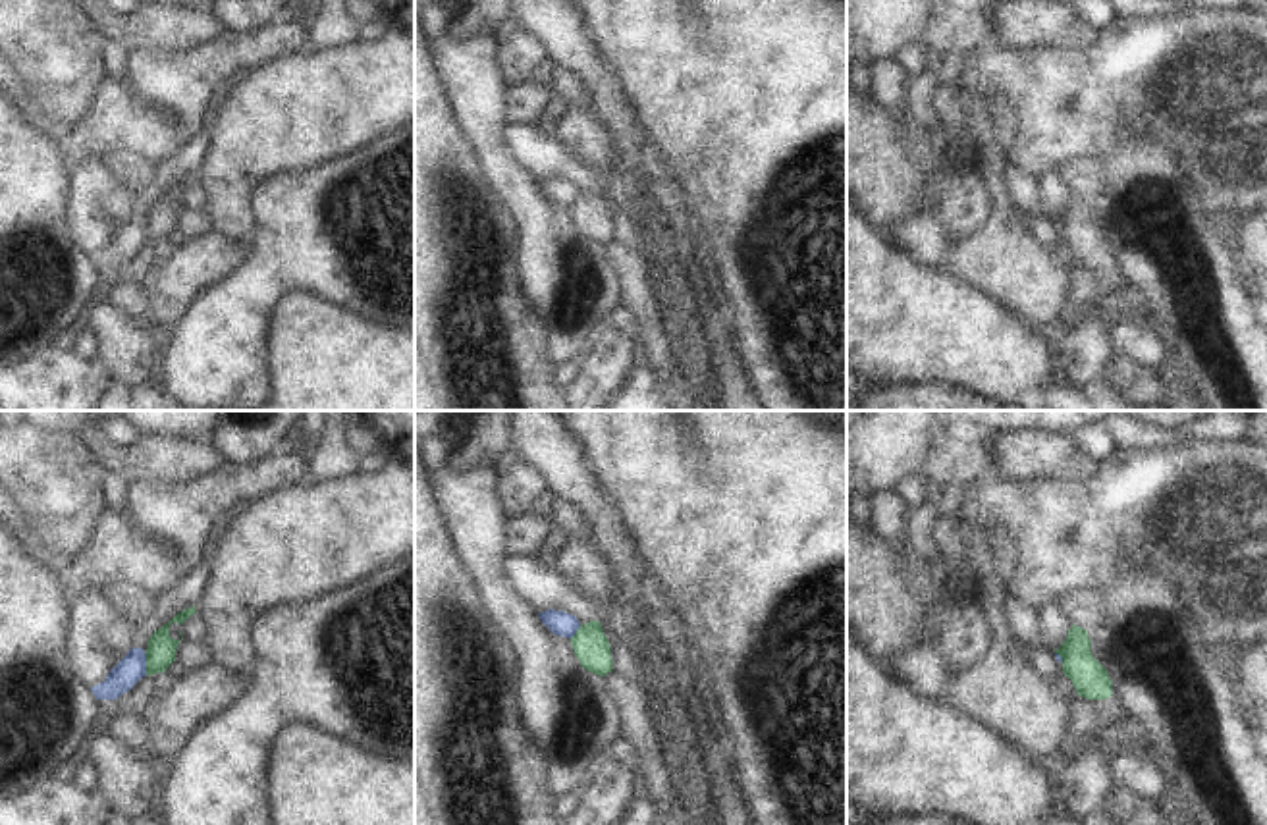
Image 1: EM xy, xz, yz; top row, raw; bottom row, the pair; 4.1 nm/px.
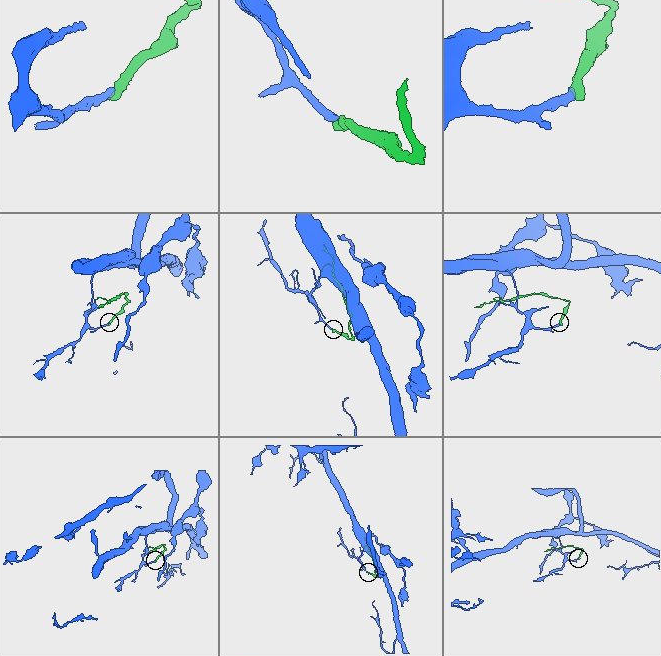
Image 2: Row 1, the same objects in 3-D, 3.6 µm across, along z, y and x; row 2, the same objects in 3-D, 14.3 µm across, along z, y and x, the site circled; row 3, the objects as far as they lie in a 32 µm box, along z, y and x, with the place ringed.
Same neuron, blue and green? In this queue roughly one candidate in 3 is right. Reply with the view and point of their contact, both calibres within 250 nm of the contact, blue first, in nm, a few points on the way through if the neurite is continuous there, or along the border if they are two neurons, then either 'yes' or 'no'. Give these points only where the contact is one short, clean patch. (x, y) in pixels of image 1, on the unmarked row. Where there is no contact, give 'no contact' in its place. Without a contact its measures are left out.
contact xy (145, 232); calibres 110 and 120 nm; border xy (145, 222), (147, 241); no

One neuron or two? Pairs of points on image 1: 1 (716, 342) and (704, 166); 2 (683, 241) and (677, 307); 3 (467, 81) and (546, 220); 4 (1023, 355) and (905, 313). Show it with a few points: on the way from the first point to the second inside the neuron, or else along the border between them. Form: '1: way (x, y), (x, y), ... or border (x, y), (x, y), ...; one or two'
1: border (724, 309), (733, 326), (735, 353); two
2: border (670, 228), (673, 234), (675, 265), (699, 315); two
3: way (483, 116), (494, 157), (515, 186); one
4: way (994, 353), (951, 332), (934, 328); one

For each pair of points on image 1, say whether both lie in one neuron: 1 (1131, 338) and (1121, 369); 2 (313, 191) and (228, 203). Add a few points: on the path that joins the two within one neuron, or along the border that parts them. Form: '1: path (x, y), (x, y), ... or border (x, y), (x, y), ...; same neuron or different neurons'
1: border (1117, 355), (1158, 371); different neurons
2: border (288, 172), (253, 189), (255, 234), (247, 241); different neurons

